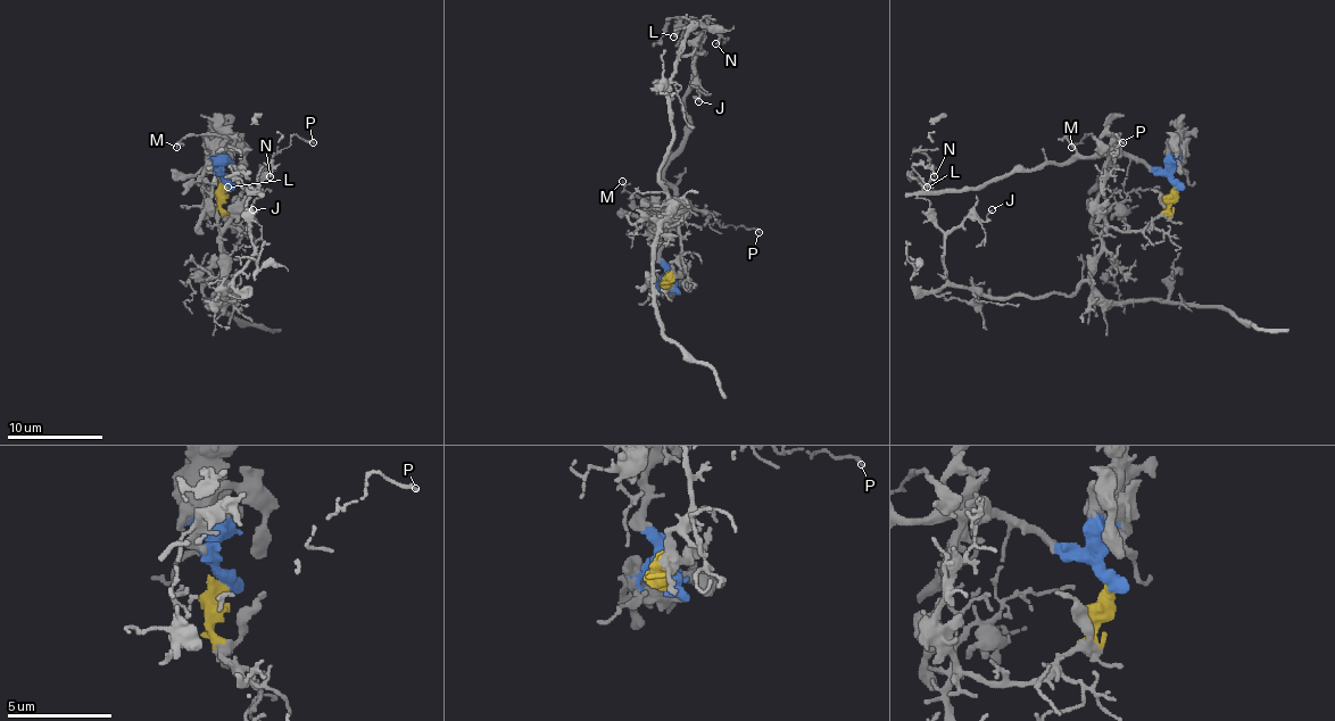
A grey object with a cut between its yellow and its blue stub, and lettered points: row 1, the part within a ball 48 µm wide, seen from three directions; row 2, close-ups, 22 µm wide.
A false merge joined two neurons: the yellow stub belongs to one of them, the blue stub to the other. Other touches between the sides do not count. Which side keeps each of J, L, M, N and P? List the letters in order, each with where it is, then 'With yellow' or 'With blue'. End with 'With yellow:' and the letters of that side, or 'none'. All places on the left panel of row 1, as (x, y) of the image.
J: Place: (253, 209). With yellow
L: Place: (227, 187). With blue
M: Place: (176, 147). With blue
N: Place: (270, 176). With blue
P: Place: (313, 142). With yellow
With yellow: J, P

